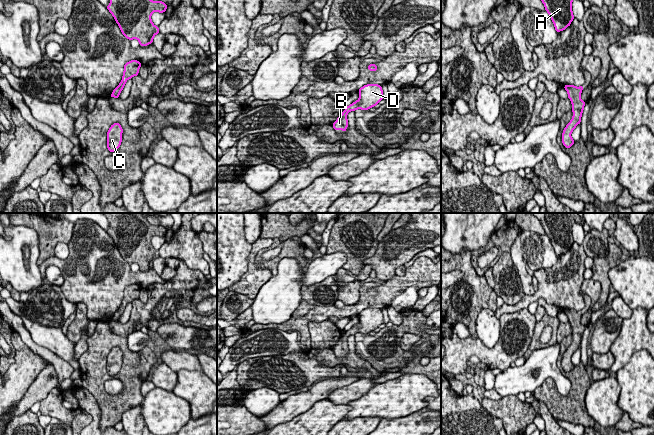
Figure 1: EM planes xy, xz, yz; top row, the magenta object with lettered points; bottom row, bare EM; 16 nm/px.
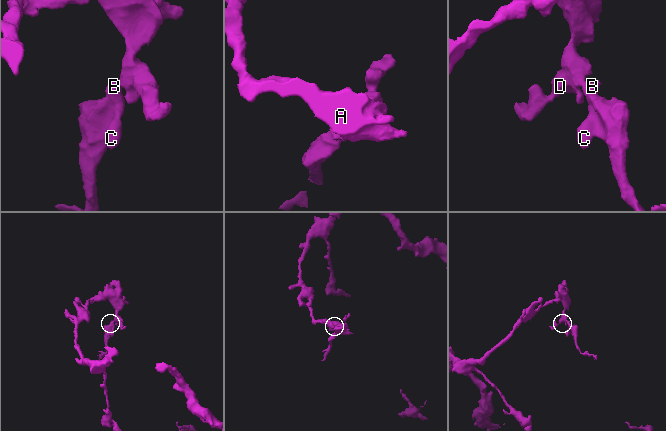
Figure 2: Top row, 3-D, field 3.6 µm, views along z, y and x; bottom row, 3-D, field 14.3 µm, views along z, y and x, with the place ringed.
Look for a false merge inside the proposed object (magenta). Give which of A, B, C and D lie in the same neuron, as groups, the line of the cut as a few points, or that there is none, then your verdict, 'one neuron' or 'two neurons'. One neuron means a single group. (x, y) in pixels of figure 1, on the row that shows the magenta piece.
groups A B C D; cut none; one neuron

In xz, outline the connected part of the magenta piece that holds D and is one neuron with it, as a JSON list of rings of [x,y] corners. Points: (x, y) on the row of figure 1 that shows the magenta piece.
[[[378,84],[364,85],[358,92],[359,99],[346,107],[345,111],[342,112],[338,119],[333,123],[332,126],[335,131],[343,130],[346,132],[348,127],[348,119],[346,117],[350,111],[355,111],[357,109],[368,111],[369,108],[374,107],[383,100],[383,90],[381,85]]]

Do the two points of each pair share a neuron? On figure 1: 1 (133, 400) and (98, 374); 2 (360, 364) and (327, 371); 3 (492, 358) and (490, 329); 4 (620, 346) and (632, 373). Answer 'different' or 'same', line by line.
1: same
2: different
3: different
4: different

